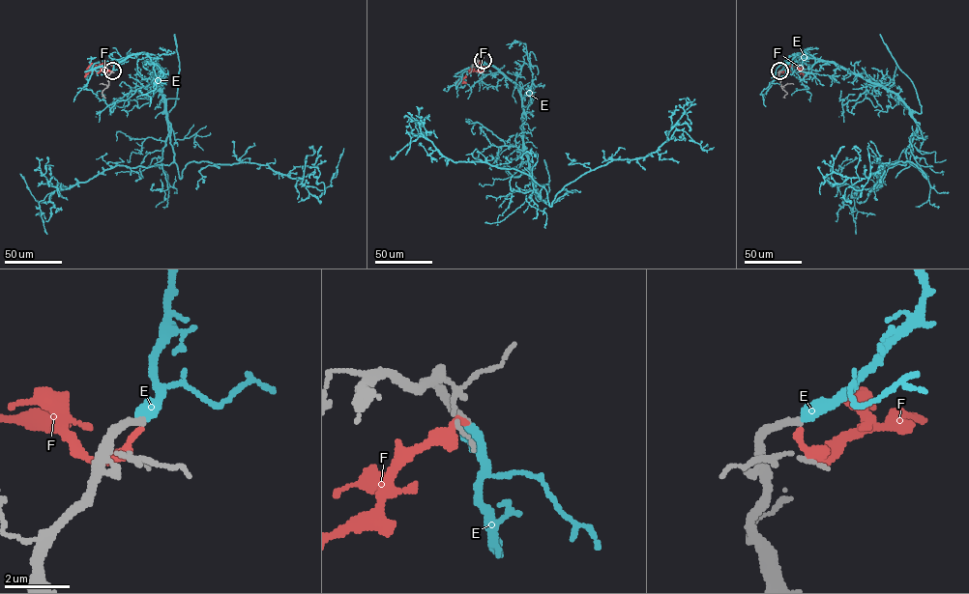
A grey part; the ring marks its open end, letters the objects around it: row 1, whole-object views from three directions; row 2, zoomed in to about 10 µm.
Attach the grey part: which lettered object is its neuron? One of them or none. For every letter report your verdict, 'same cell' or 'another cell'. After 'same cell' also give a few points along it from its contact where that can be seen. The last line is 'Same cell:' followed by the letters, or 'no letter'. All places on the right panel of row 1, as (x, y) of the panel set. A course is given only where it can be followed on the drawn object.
E: same cell; course (779, 70), (805, 53), (893, 91), (919, 127), (907, 160), (926, 179), (880, 162), (855, 189), (867, 148)
F: another cell
Same cell: E

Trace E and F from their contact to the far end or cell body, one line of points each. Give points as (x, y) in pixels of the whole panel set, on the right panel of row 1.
E: (779, 70), (805, 53), (893, 91), (919, 127), (907, 160), (926, 179), (880, 162), (855, 189), (867, 148)
F: (779, 70), (796, 66), (802, 71), (800, 63)

